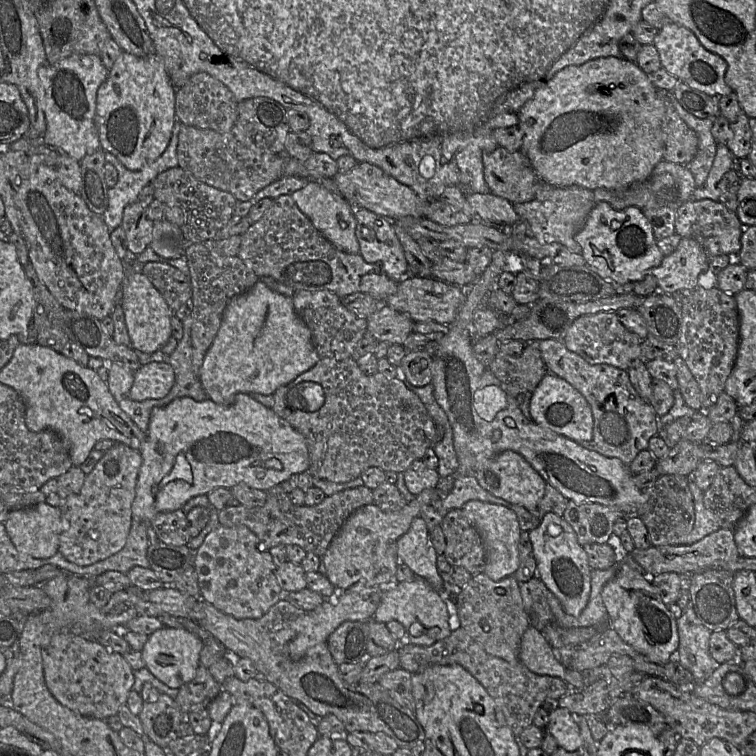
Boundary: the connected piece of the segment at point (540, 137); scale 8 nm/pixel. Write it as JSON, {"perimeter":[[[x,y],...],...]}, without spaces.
{"perimeter":[[[602,57],[585,62],[578,66],[567,66],[557,72],[551,79],[542,79],[540,85],[518,111],[517,127],[522,133],[522,146],[520,152],[529,160],[542,182],[551,186],[569,187],[580,186],[589,190],[604,188],[607,190],[623,190],[630,185],[647,180],[654,167],[663,159],[666,139],[665,99],[636,63],[625,58]]]}

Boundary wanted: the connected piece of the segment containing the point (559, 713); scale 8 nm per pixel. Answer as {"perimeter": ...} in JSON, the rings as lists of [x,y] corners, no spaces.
{"perimeter":[[[558,707],[549,712],[546,728],[556,739],[558,746],[566,751],[574,752],[581,747],[582,738],[579,726],[568,709]]]}

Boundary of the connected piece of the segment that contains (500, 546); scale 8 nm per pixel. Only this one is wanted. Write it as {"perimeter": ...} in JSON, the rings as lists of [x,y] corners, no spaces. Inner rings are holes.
{"perimeter":[[[480,500],[467,501],[461,510],[482,538],[486,551],[486,561],[483,572],[494,581],[512,575],[519,567],[519,540],[521,529],[516,514],[503,505]]]}

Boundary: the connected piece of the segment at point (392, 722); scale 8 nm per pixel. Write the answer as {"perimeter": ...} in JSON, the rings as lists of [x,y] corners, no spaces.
{"perimeter":[[[281,598],[258,619],[236,619],[199,599],[195,621],[233,657],[250,659],[258,671],[257,678],[272,683],[317,716],[335,715],[344,724],[346,733],[383,732],[399,747],[408,749],[423,742],[426,734],[415,714],[396,702],[378,682],[350,685],[342,680],[327,642],[311,647],[301,660],[293,661],[290,658],[288,645],[300,632],[300,621],[306,612],[290,604],[286,598]]]}

